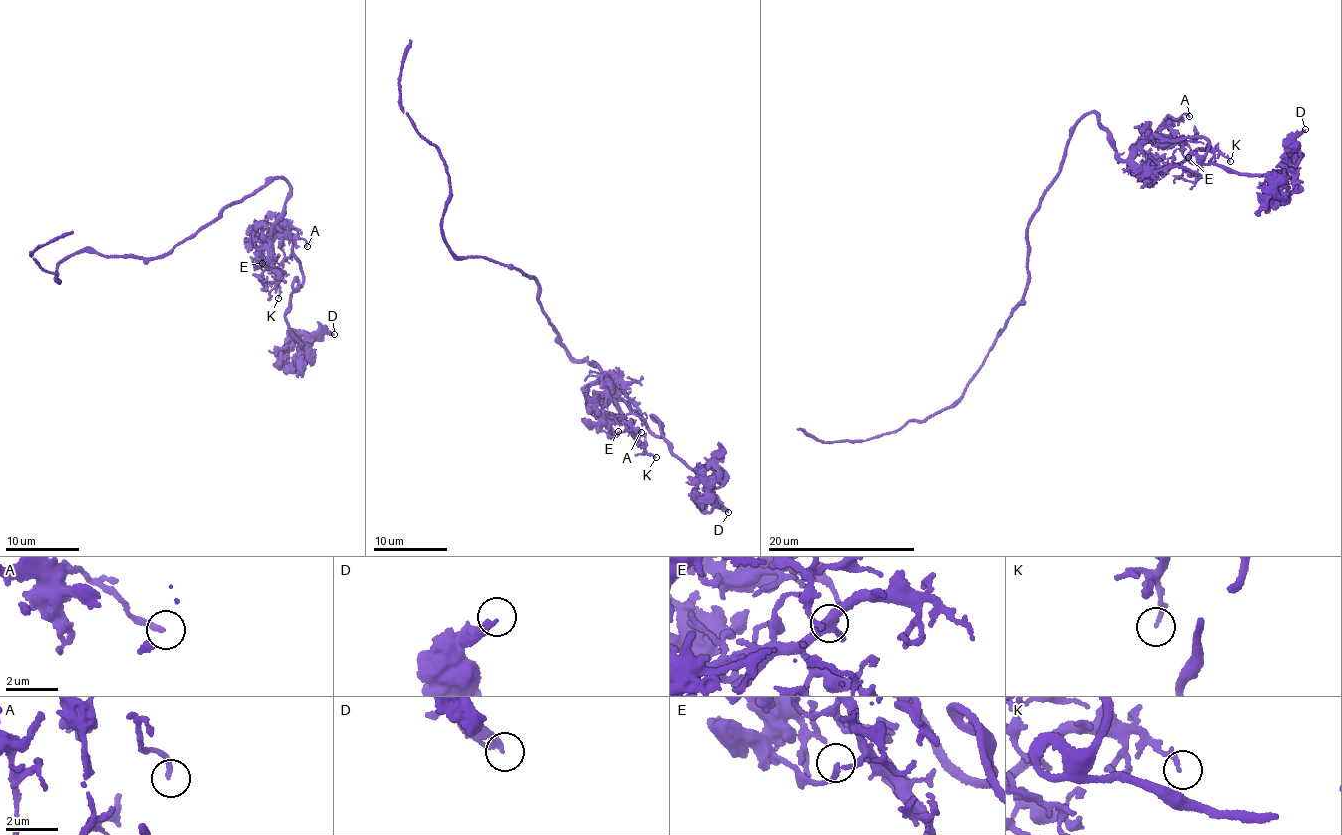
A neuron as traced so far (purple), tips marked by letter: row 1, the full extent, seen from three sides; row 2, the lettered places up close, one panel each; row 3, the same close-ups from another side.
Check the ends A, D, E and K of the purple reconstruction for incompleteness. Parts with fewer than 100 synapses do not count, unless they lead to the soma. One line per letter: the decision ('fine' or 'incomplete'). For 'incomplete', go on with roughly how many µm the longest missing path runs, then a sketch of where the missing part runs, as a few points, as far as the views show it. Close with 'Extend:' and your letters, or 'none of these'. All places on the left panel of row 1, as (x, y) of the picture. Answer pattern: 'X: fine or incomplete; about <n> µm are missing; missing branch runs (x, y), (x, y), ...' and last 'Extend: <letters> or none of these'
A: fine
D: fine
E: fine
K: fine
Extend: none of these

